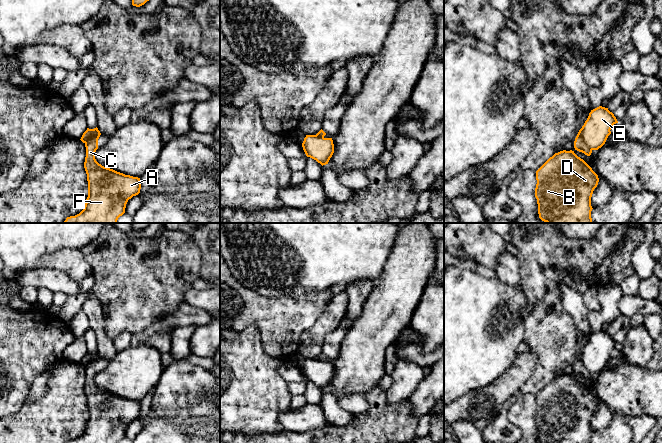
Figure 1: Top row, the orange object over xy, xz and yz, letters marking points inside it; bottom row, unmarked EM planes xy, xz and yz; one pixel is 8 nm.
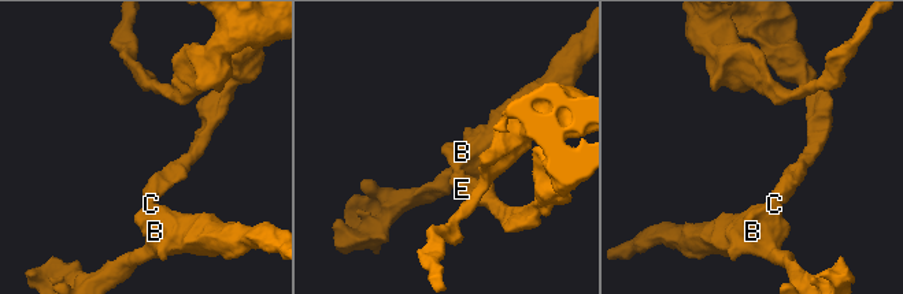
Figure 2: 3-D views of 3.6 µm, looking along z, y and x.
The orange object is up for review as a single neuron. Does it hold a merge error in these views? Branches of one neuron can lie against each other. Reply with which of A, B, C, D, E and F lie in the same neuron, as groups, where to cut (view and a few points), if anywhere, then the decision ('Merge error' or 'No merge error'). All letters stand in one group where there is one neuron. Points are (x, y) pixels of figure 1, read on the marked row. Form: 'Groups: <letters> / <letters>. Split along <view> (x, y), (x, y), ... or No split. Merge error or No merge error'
Groups: A B C D F / E. Split along yz (578, 132), (584, 143), (591, 150). Merge error

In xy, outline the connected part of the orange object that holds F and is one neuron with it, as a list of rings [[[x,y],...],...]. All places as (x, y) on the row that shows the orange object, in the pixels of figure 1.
[[[97,135],[85,144],[84,168],[88,181],[88,197],[84,209],[75,216],[67,217],[64,223],[117,223],[118,218],[125,213],[128,200],[140,193],[140,178],[104,167],[96,161],[99,137],[100,135]]]

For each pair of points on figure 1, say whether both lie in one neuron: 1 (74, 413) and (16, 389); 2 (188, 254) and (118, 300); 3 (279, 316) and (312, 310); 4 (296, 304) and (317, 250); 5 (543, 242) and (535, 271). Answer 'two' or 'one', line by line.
1: two
2: one
3: one
4: two
5: one

